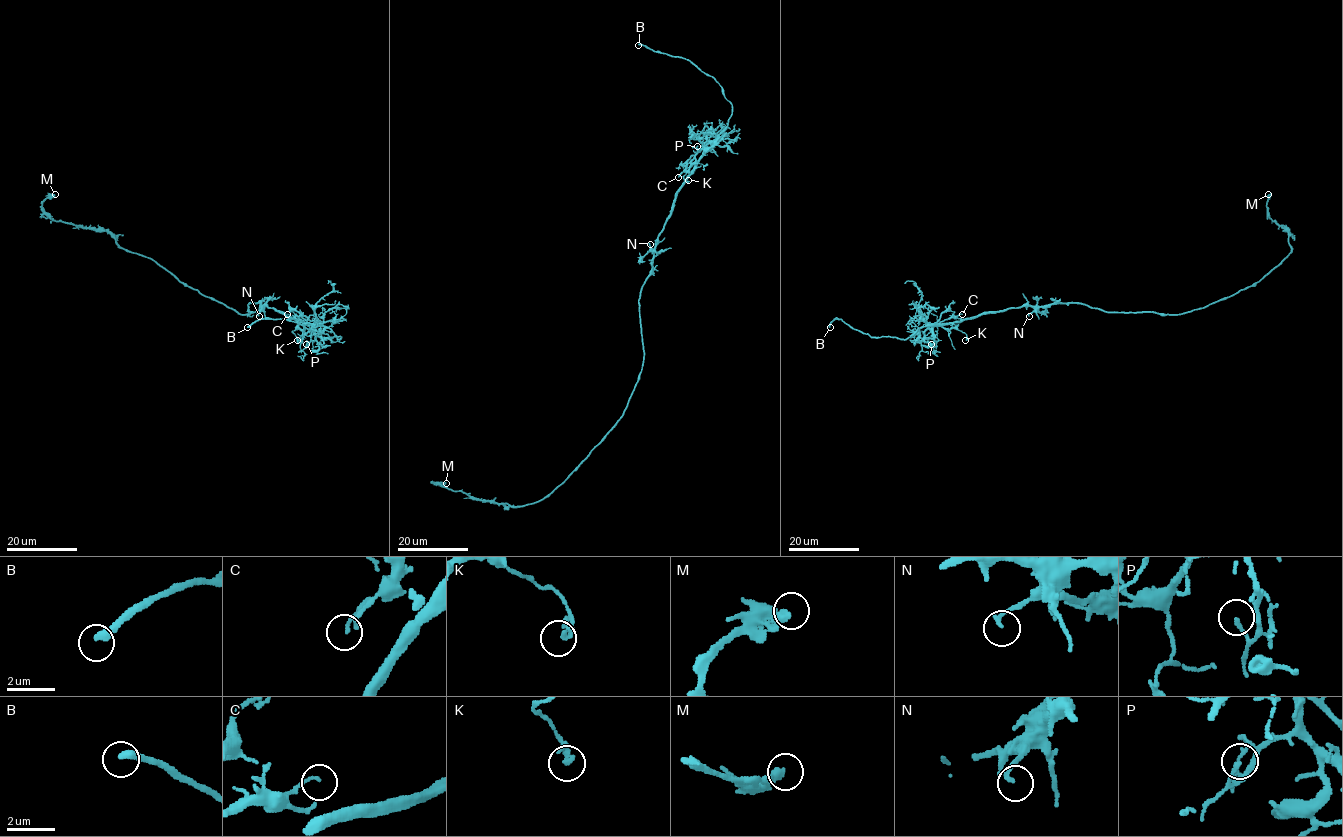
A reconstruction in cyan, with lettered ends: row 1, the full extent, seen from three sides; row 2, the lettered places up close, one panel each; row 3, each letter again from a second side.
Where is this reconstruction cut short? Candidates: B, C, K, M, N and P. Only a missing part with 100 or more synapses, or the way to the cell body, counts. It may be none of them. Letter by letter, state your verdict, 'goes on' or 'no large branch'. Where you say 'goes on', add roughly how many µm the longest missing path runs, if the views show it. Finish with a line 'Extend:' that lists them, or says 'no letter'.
B: goes on; about 3 µm are missing
C: no large branch
K: no large branch
M: no large branch
N: no large branch
P: no large branch
Extend: B

